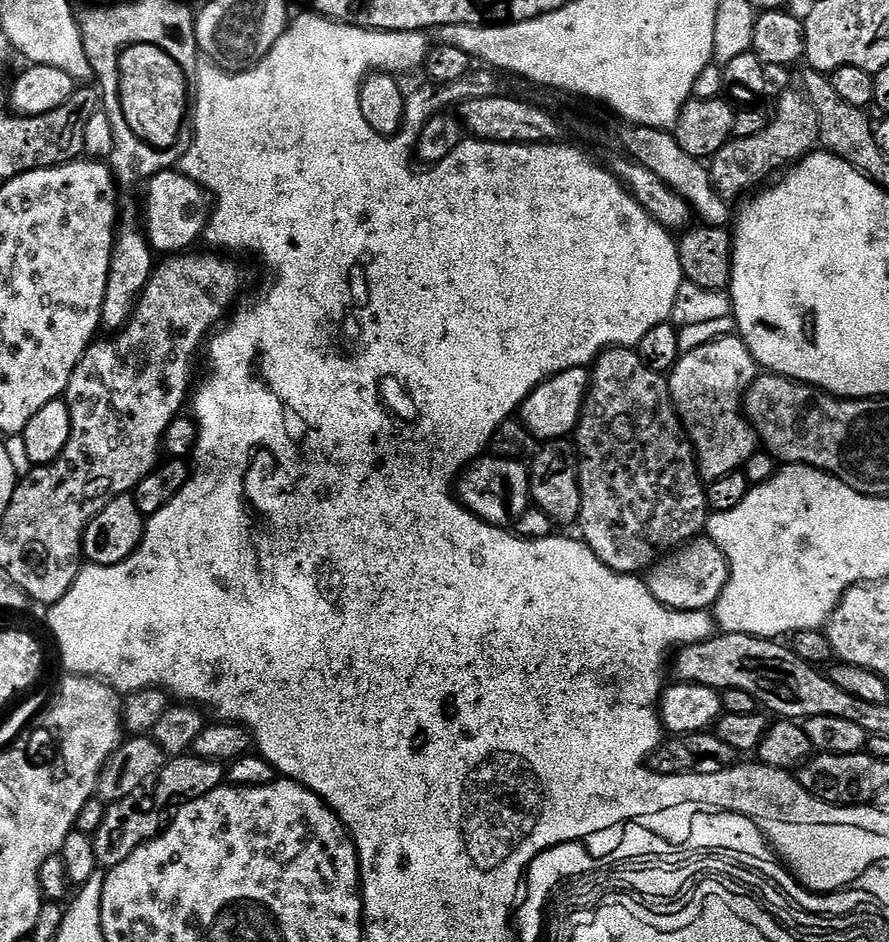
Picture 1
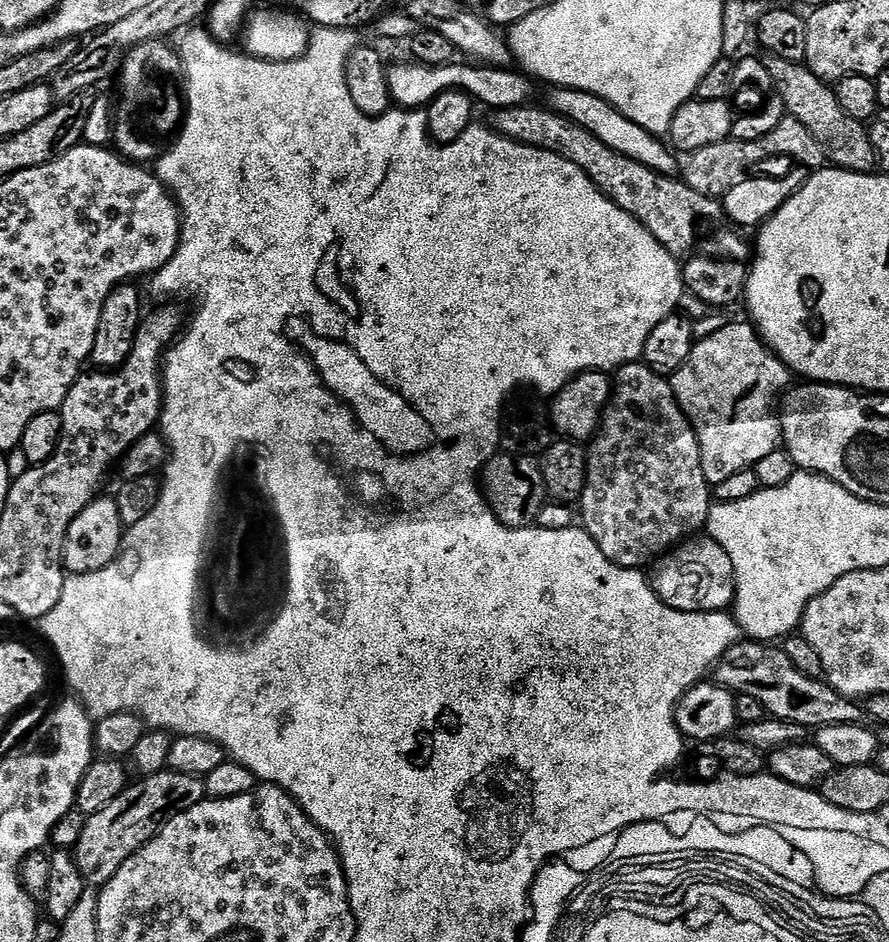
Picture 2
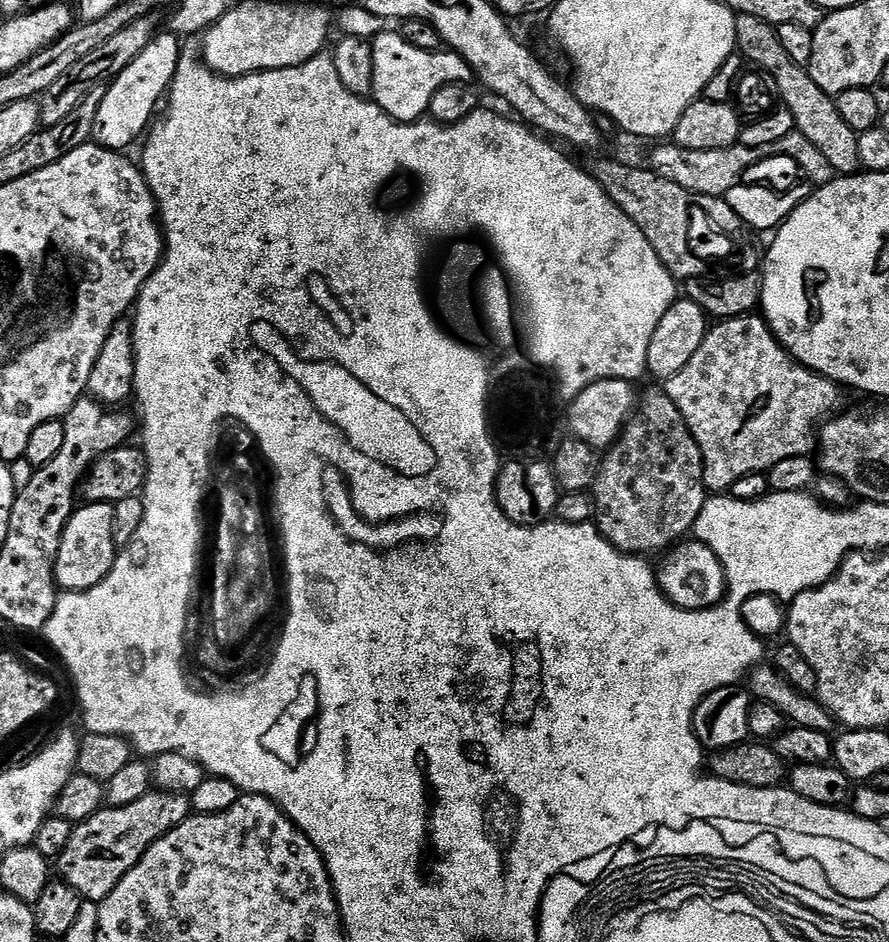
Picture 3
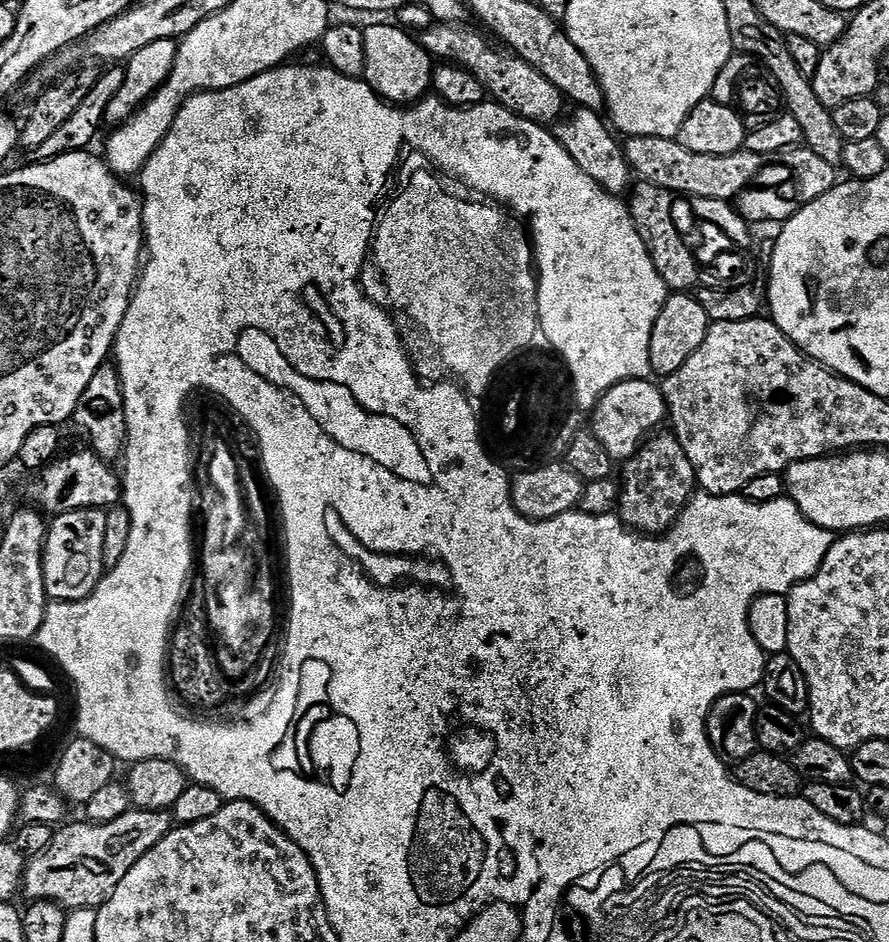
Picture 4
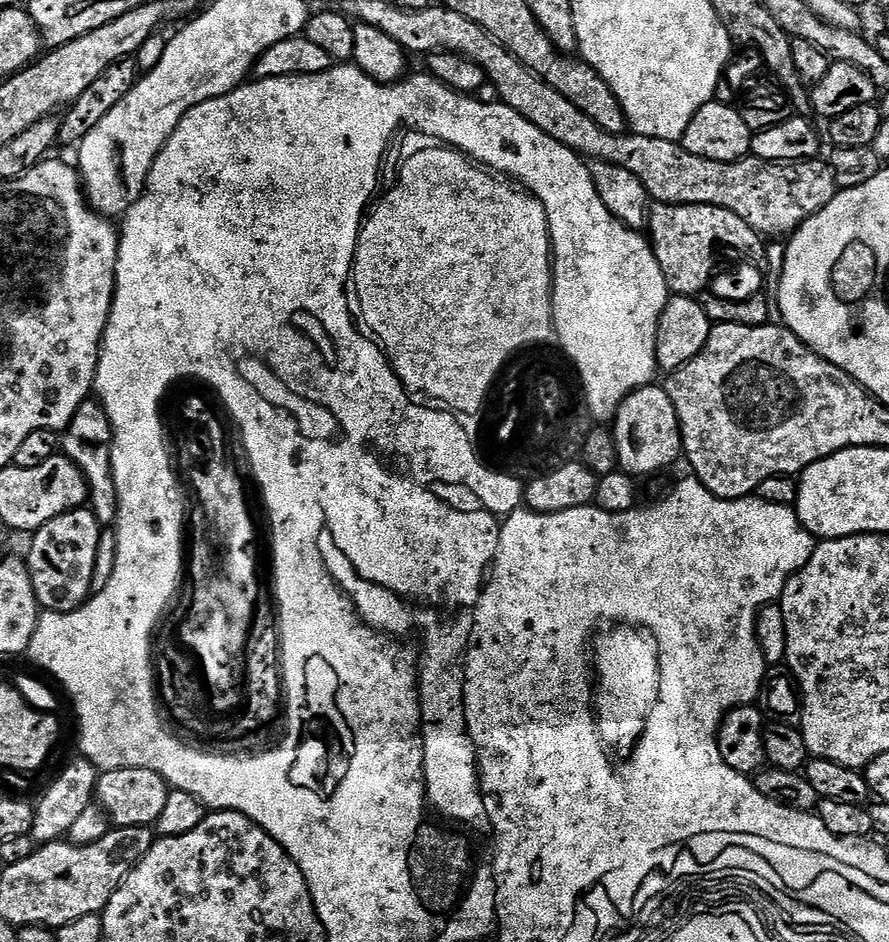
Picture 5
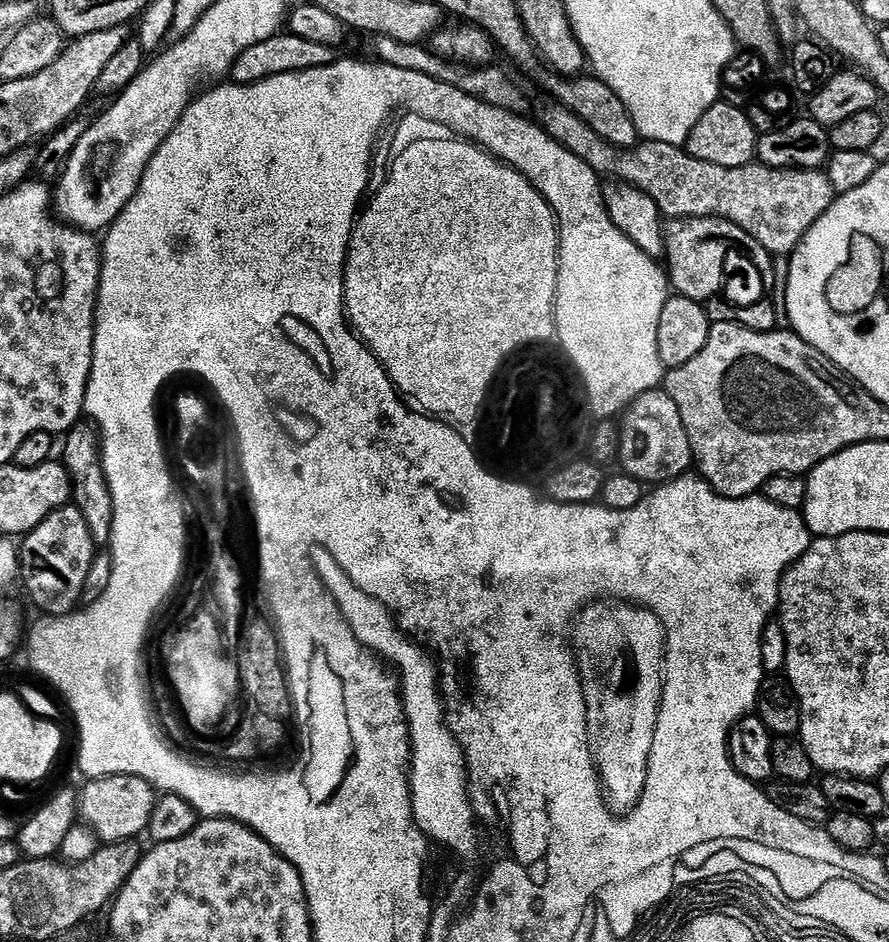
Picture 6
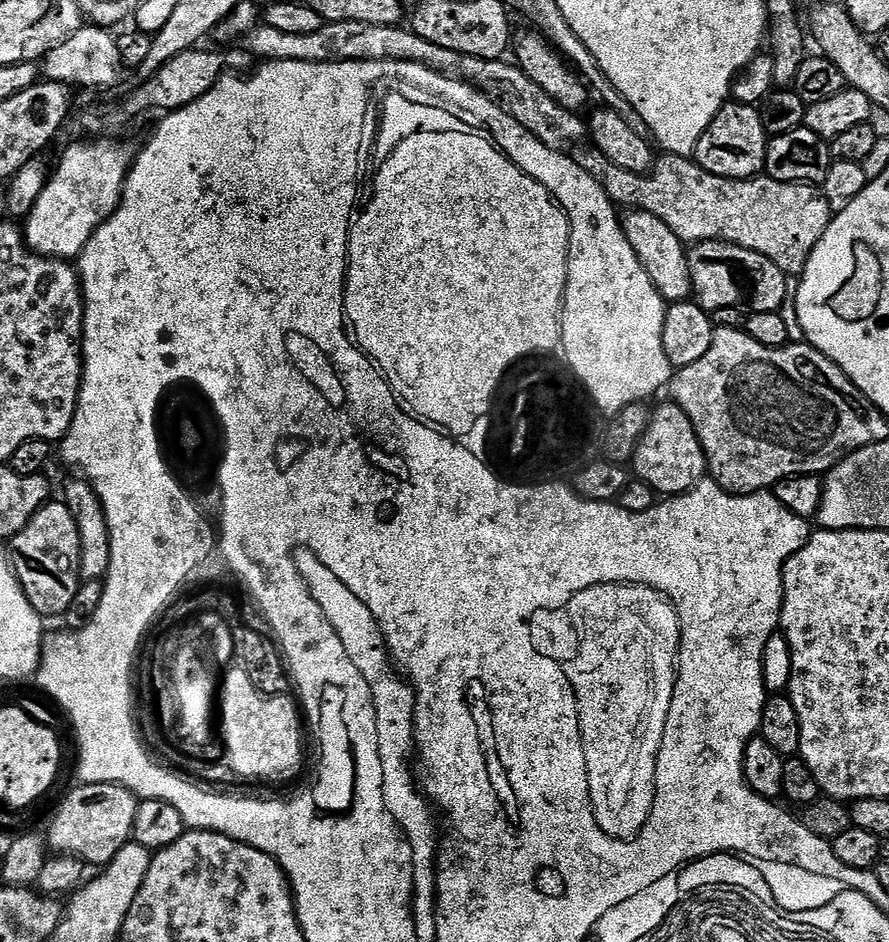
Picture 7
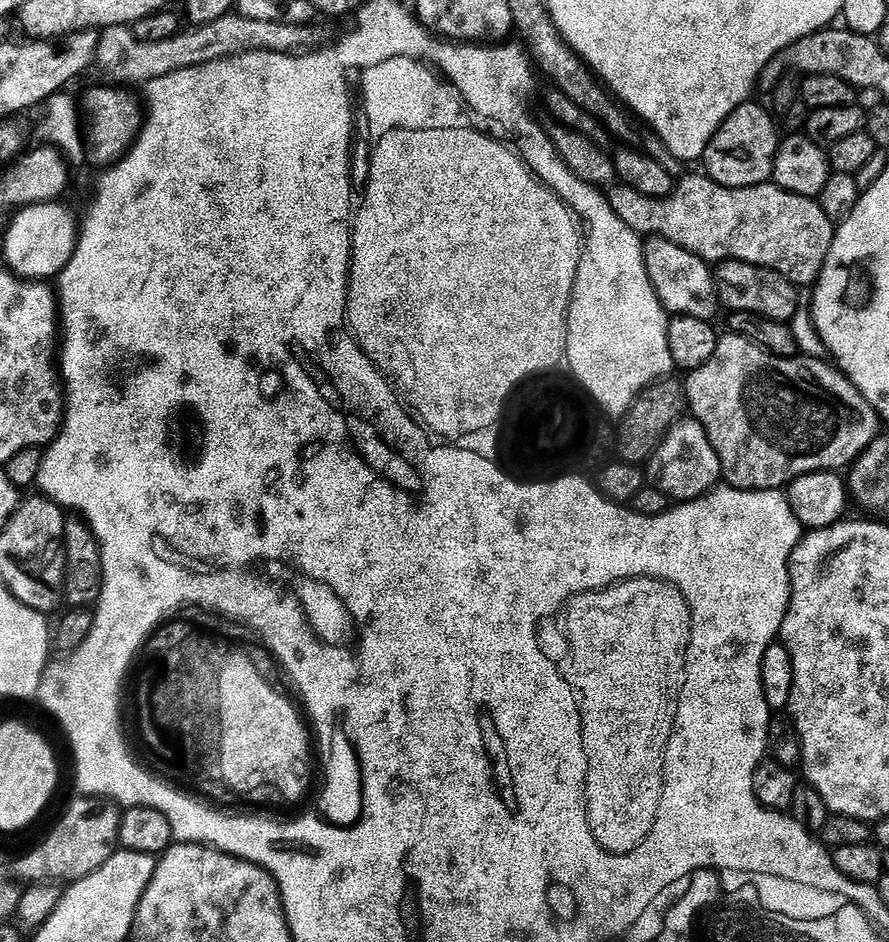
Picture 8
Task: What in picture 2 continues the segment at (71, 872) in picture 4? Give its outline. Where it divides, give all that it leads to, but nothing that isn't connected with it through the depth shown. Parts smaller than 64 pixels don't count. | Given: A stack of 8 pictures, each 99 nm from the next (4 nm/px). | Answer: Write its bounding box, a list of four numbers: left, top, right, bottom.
[74,770,206,886]

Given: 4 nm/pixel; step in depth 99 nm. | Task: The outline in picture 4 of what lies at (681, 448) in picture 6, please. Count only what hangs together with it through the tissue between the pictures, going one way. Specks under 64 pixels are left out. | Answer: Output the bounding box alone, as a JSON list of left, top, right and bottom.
[590,379,668,462]

